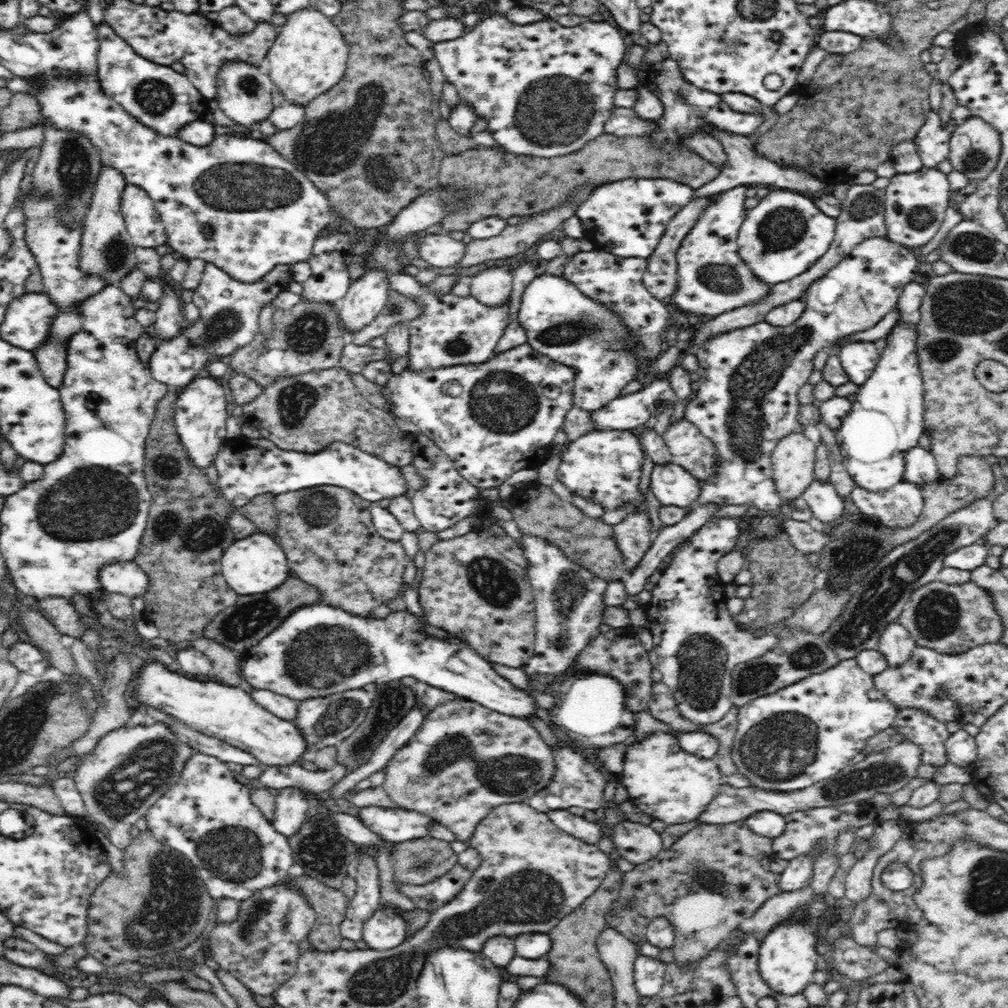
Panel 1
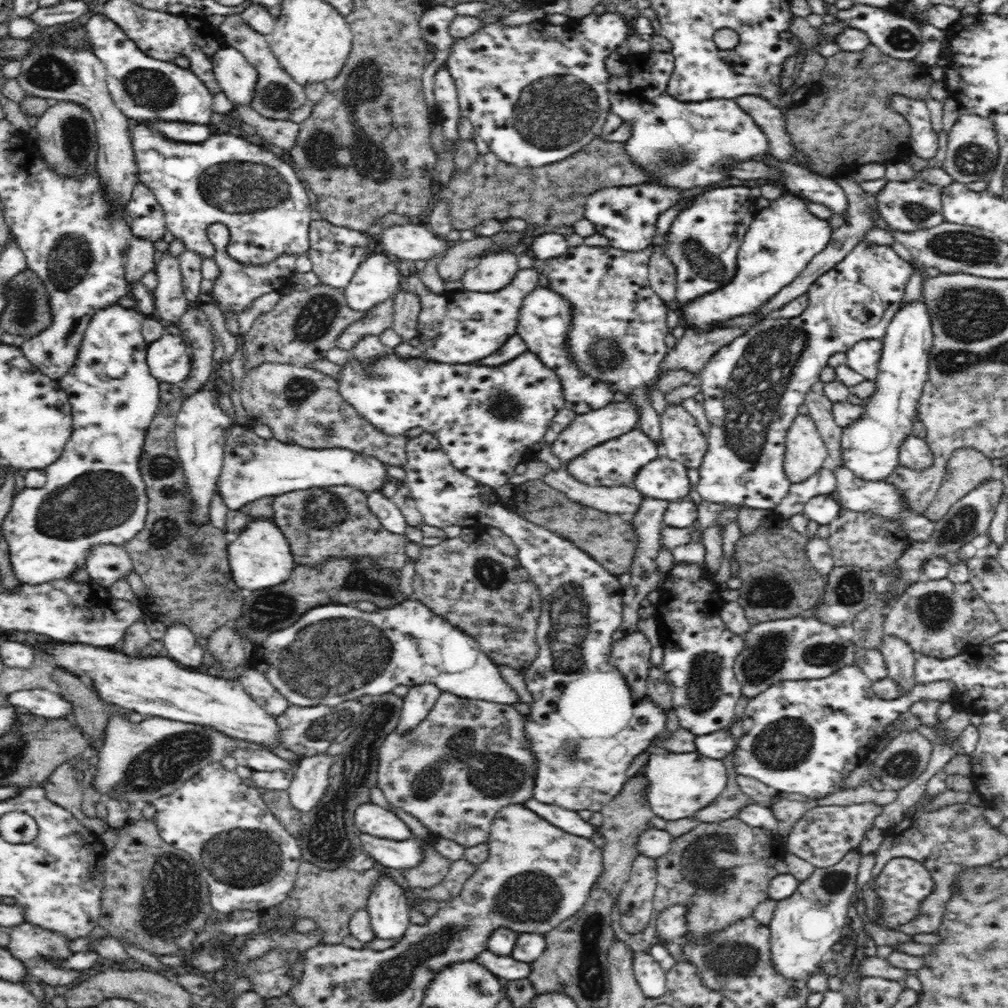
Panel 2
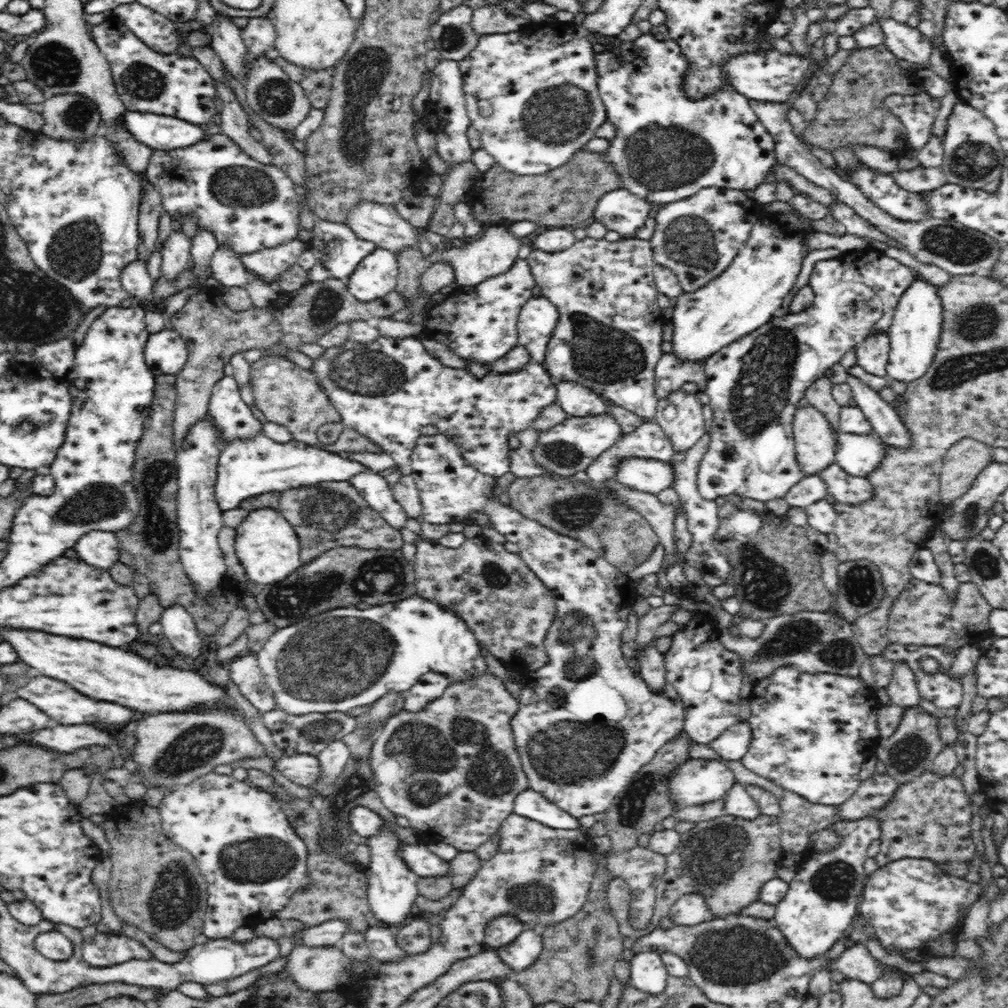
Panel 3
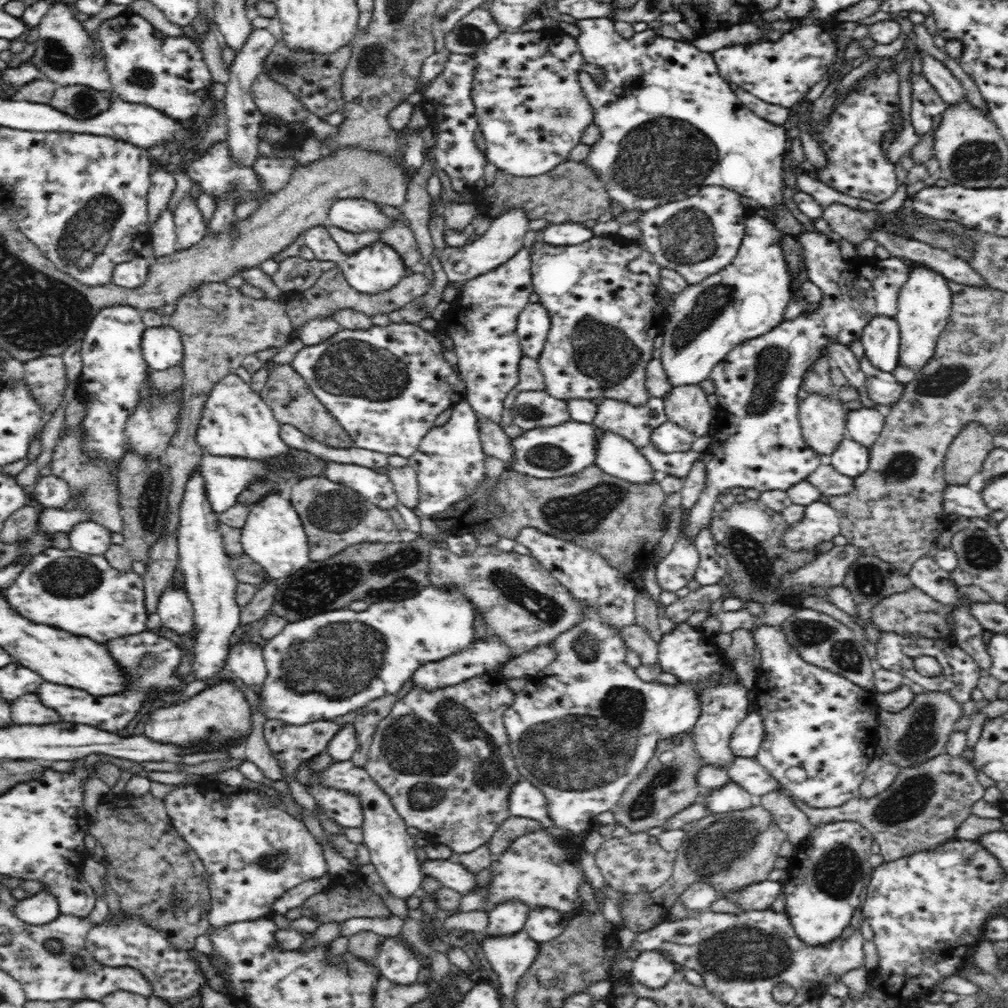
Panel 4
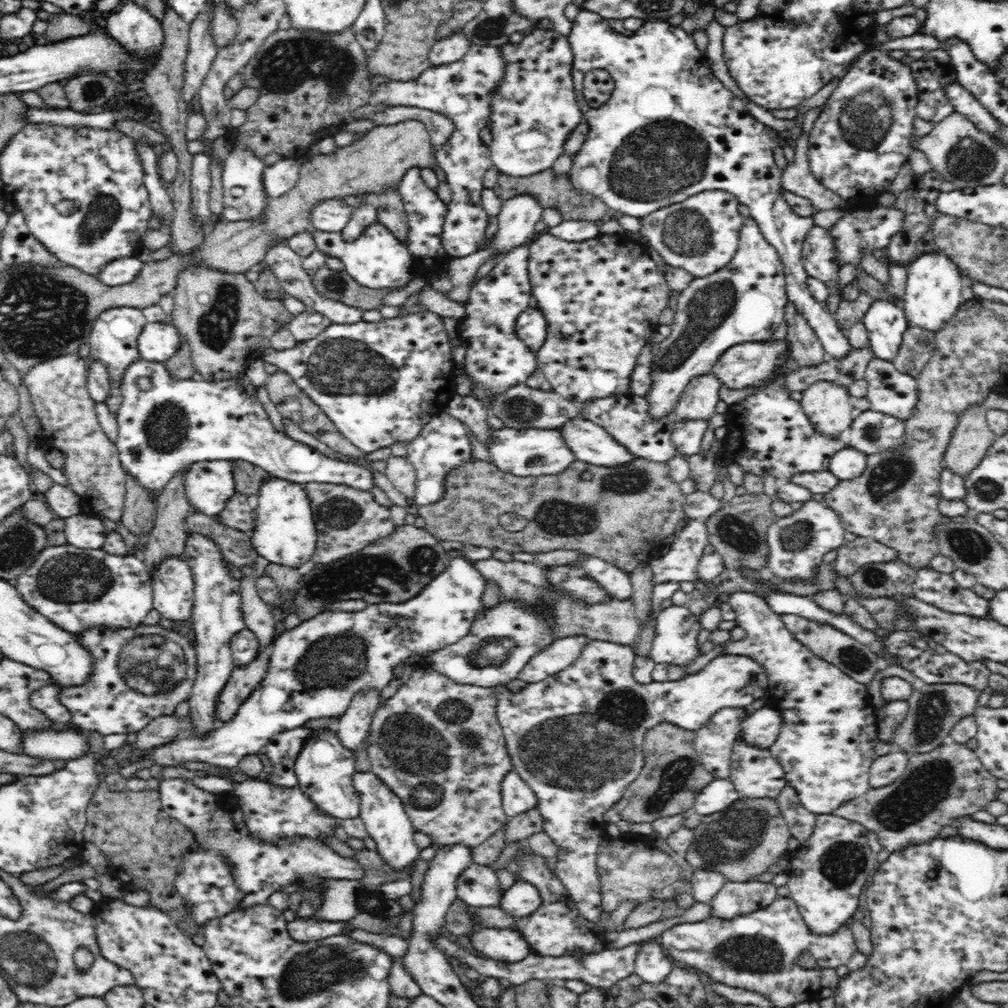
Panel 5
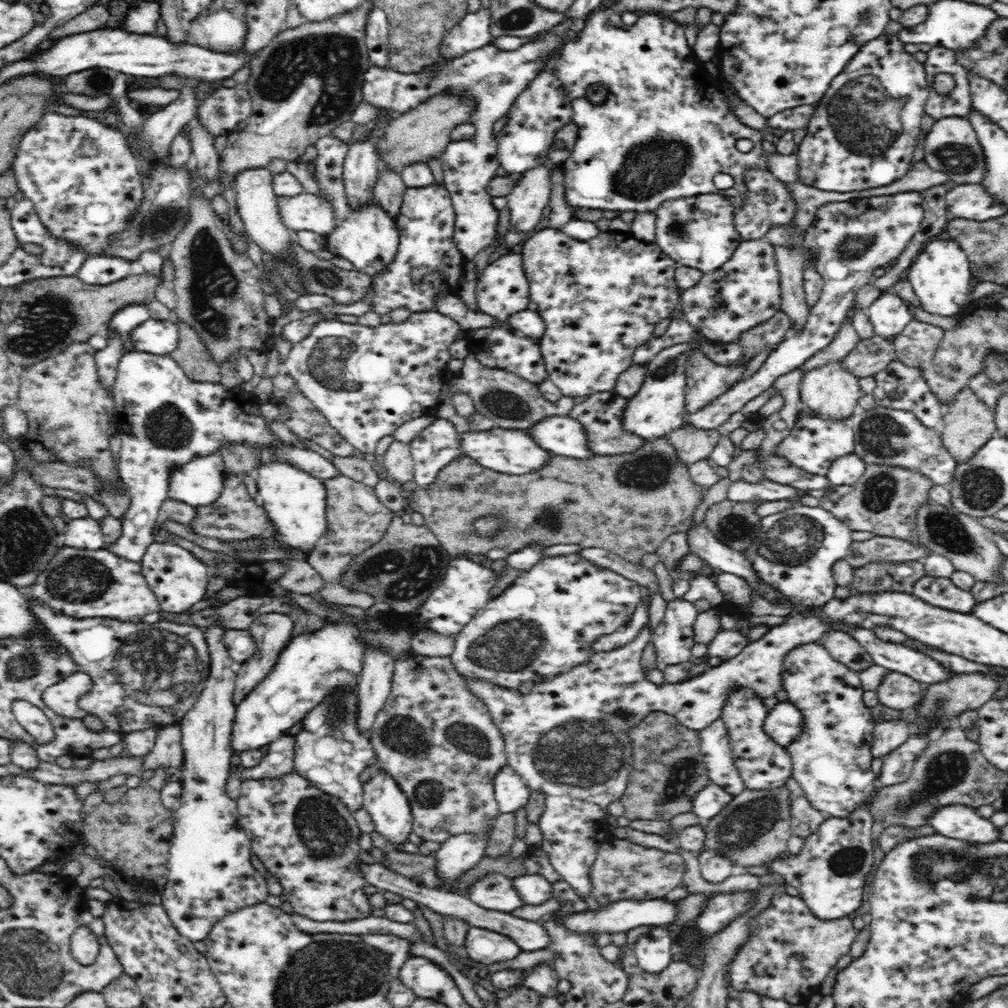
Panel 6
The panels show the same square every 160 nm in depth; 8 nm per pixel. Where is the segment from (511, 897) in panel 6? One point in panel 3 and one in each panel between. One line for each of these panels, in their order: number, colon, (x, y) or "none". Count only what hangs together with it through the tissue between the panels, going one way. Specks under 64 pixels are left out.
3: (418, 858)
4: (455, 876)
5: (477, 886)

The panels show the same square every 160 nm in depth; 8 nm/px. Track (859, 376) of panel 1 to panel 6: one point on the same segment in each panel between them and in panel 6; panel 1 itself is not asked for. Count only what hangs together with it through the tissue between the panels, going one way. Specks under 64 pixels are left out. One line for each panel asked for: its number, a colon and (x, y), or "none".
2: (864, 357)
3: (872, 353)
4: (880, 337)
5: (885, 321)
6: (889, 314)

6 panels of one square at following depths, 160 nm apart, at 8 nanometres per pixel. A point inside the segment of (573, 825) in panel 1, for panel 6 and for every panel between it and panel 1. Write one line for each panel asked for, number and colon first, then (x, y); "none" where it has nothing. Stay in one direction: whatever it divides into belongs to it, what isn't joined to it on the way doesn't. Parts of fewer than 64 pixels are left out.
2: (568, 820)
3: (531, 804)
4: (525, 799)
5: (517, 797)
6: (511, 792)

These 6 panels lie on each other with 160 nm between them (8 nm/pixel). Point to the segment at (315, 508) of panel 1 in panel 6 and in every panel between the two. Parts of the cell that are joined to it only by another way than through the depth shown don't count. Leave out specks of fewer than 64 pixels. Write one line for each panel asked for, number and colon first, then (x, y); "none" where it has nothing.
2: (331, 521)
3: (331, 514)
4: (334, 517)
5: (347, 520)
6: (356, 519)

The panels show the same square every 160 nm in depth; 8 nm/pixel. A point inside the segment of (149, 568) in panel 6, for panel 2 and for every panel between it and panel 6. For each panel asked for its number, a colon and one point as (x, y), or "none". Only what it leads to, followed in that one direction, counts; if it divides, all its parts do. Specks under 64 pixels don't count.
2: (179, 641)
3: (178, 626)
4: (175, 609)
5: (173, 582)

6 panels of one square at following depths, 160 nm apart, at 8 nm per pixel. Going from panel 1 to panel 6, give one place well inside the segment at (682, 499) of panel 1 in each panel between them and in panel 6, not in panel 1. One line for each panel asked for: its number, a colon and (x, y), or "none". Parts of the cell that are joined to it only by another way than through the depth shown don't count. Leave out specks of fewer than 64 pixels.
2: (664, 478)
3: (651, 476)
4: (615, 455)
5: (591, 444)
6: (561, 435)

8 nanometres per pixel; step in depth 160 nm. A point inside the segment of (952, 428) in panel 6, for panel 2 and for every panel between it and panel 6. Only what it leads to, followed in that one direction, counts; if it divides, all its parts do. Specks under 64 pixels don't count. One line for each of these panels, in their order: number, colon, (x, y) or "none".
2: (967, 468)
3: (963, 462)
4: (965, 456)
5: (972, 438)

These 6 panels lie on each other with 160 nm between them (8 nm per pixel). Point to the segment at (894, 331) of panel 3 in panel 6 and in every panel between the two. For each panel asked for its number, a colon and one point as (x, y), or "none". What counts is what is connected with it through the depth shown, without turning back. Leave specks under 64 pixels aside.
4: (924, 305)
5: (933, 294)
6: (940, 276)

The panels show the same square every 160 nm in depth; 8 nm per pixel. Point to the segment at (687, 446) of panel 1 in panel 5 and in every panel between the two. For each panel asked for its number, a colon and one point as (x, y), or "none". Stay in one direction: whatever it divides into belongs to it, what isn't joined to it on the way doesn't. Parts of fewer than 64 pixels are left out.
2: (682, 440)
3: (680, 416)
4: (686, 405)
5: (698, 401)

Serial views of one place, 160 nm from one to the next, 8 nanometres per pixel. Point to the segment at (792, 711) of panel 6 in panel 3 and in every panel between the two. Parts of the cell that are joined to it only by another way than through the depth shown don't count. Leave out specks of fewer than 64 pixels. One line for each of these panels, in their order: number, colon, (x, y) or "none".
3: (731, 745)
4: (746, 741)
5: (761, 728)

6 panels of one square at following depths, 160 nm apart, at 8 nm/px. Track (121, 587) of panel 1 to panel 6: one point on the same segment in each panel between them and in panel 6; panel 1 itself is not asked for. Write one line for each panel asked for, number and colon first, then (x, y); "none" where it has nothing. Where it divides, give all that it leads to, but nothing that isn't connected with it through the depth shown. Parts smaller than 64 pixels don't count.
2: (106, 564)
3: (100, 549)
4: (89, 537)
5: (84, 530)
6: (85, 533)

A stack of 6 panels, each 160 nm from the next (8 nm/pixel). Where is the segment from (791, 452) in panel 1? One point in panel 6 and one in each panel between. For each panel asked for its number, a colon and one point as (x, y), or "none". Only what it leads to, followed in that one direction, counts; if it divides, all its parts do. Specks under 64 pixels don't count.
2: (805, 453)
3: (815, 440)
4: (822, 422)
5: (827, 405)
6: (830, 391)

